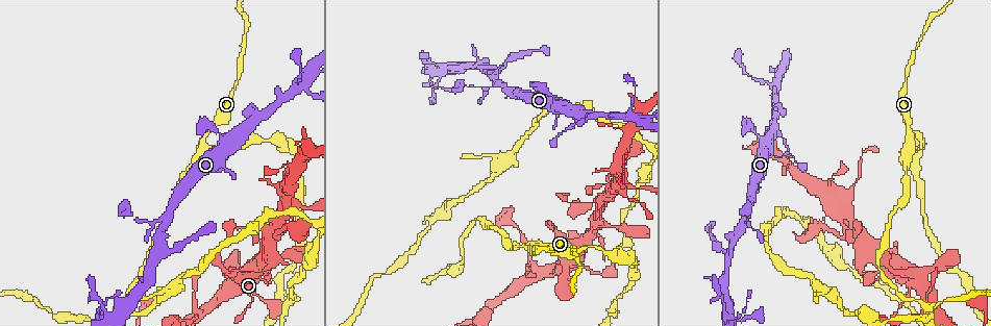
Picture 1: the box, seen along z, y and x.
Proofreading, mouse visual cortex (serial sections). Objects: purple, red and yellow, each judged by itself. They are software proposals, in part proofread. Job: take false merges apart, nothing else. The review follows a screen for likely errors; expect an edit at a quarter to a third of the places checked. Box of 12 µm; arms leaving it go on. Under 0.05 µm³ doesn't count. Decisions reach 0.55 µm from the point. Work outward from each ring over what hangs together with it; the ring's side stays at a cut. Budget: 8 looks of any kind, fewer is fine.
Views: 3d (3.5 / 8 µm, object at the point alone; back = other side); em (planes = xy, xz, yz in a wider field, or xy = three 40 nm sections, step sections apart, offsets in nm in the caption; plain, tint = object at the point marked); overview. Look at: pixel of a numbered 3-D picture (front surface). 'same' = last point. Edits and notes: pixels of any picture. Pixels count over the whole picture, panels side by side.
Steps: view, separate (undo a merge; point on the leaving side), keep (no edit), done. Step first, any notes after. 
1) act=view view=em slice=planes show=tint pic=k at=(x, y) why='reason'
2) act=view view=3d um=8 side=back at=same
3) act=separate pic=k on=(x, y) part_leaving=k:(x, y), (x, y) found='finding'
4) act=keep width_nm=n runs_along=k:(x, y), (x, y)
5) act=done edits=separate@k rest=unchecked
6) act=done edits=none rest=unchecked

act=view view=3d um=3.5 pic=1 at=(732, 251) why='three arms meet'

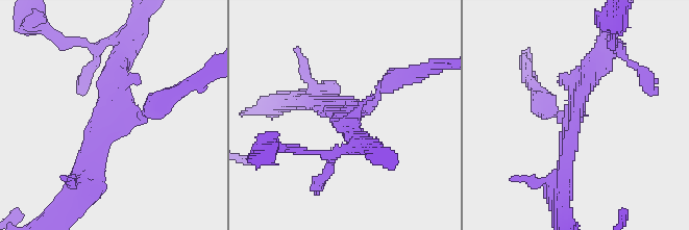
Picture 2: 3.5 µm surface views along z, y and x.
act=view view=em slice=xy step=1 show=tint pic=2 at=(577, 109) arms=3 arm_widths_nm=250,300,300 why='now the EM'

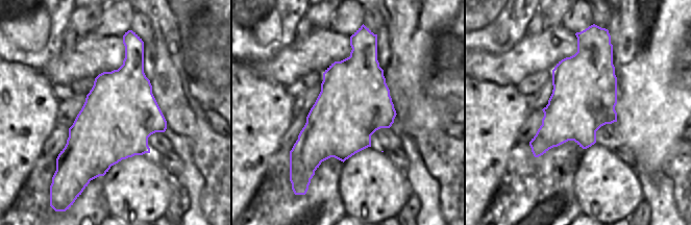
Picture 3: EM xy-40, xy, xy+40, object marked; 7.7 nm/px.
act=keep runs_along=2:(125, 48), (115, 125), (83, 167) found='all the same cell'

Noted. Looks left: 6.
act=view view=3d um=3.5 pic=1 at=(298, 83)

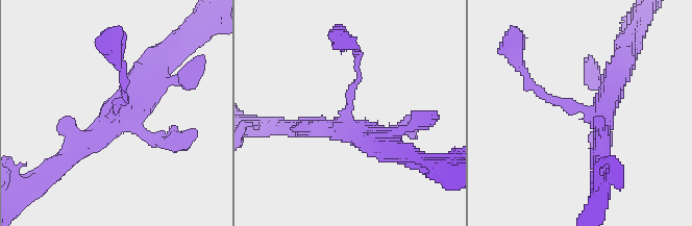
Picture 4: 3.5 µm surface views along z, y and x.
act=view view=em slice=xy step=5 show=tint pic=4 at=(350, 124) arms=4 arm_widths_nm=100,150,250,350 why='now the EM'

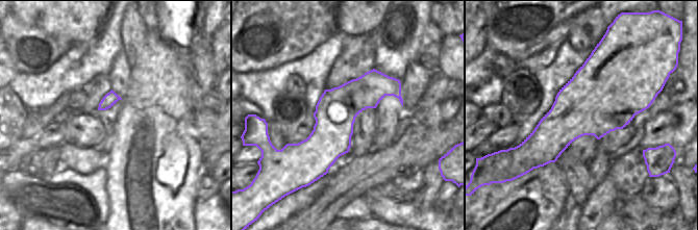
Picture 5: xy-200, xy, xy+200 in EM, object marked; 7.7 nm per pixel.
act=keep found='one cell here'

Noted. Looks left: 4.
act=view view=3d um=3.5 pic=1 at=(609, 193) why='four-way junction'

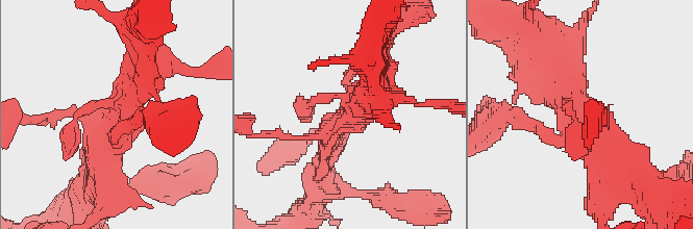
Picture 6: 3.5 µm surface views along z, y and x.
act=view view=em slice=xy step=1 show=plain pic=6 at=(353, 118) why='need the tissue'

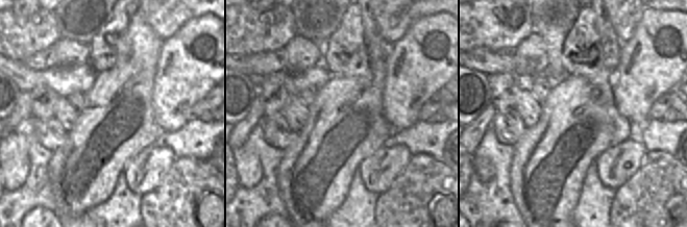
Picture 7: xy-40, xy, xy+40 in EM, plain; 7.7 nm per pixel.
act=view view=em slice=xy step=1 show=tint at=same

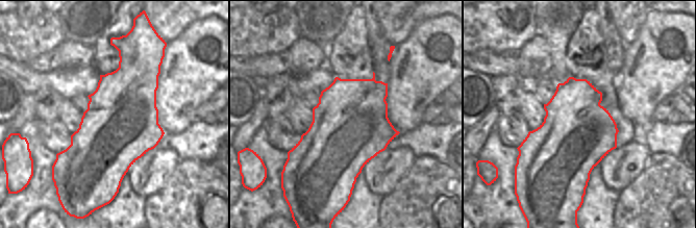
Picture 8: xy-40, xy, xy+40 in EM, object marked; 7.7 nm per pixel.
act=keep runs_along=6:(619, 182), (590, 144), (561, 67) found='continuous, no second cell'

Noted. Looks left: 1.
act=done edits=none rest=unchecked

